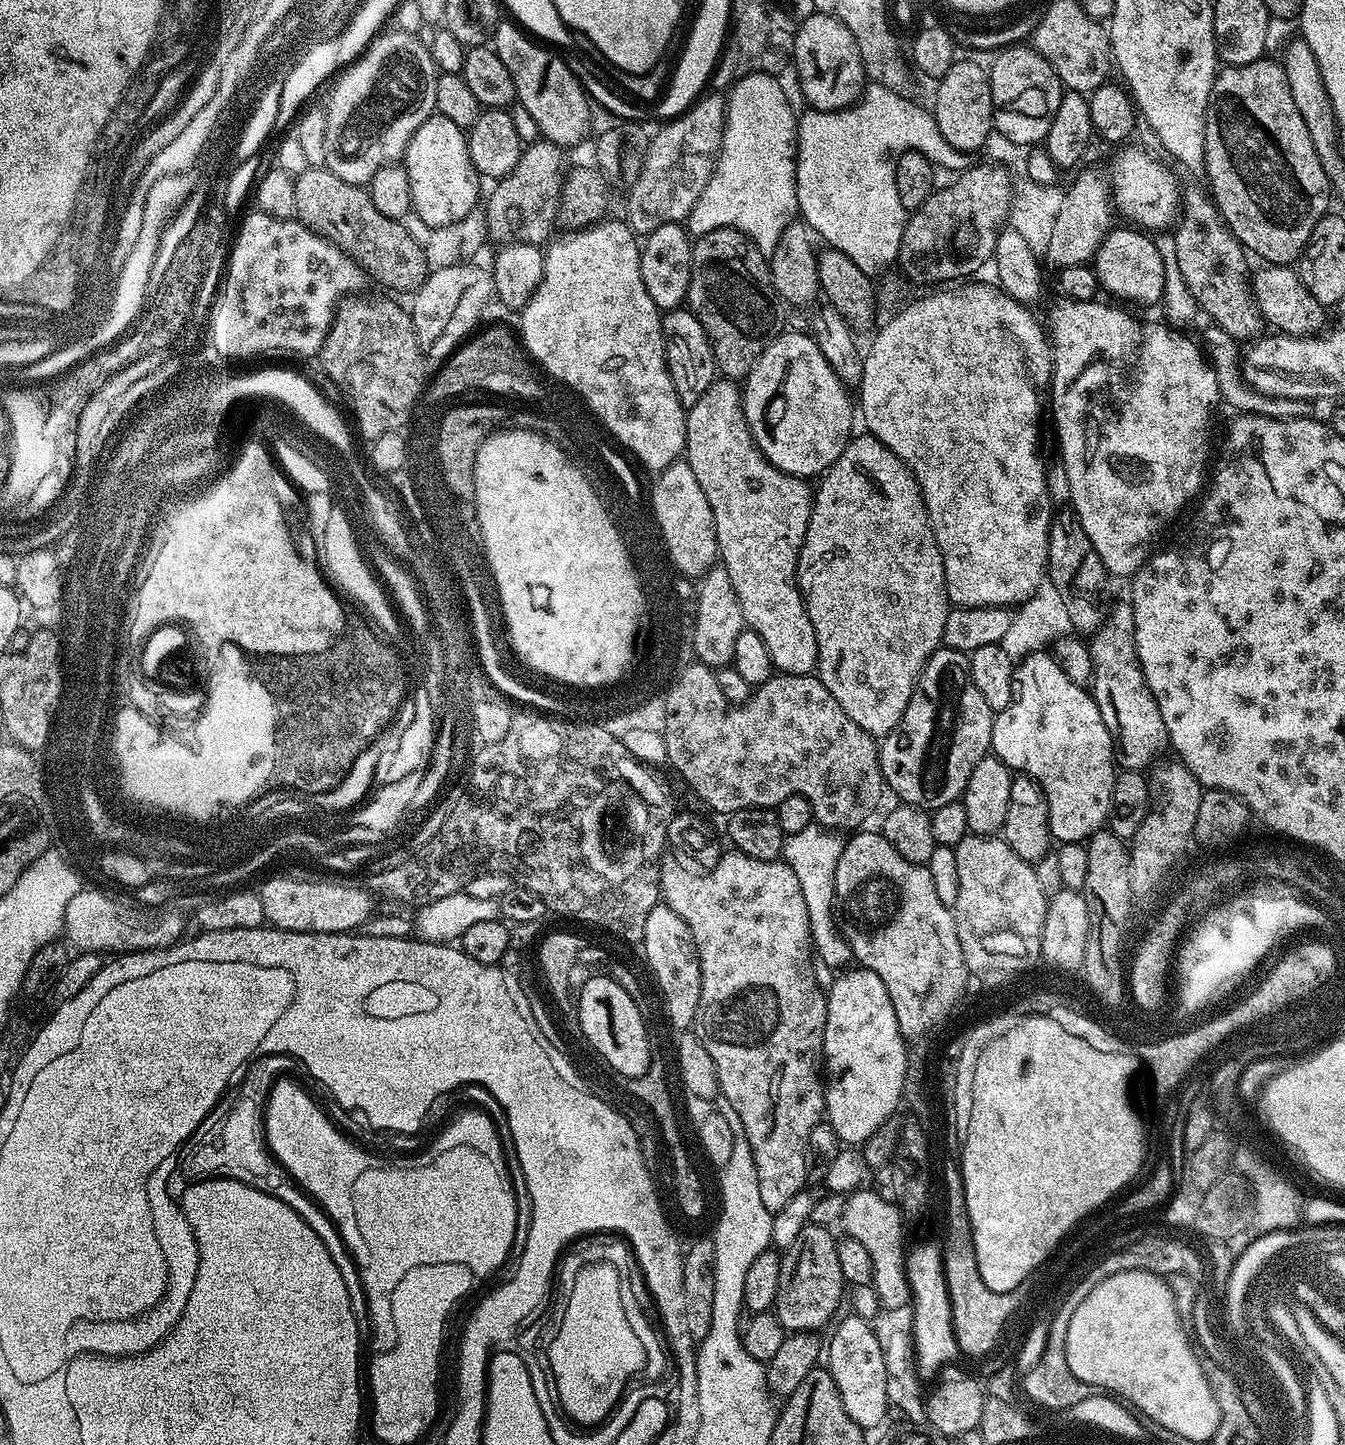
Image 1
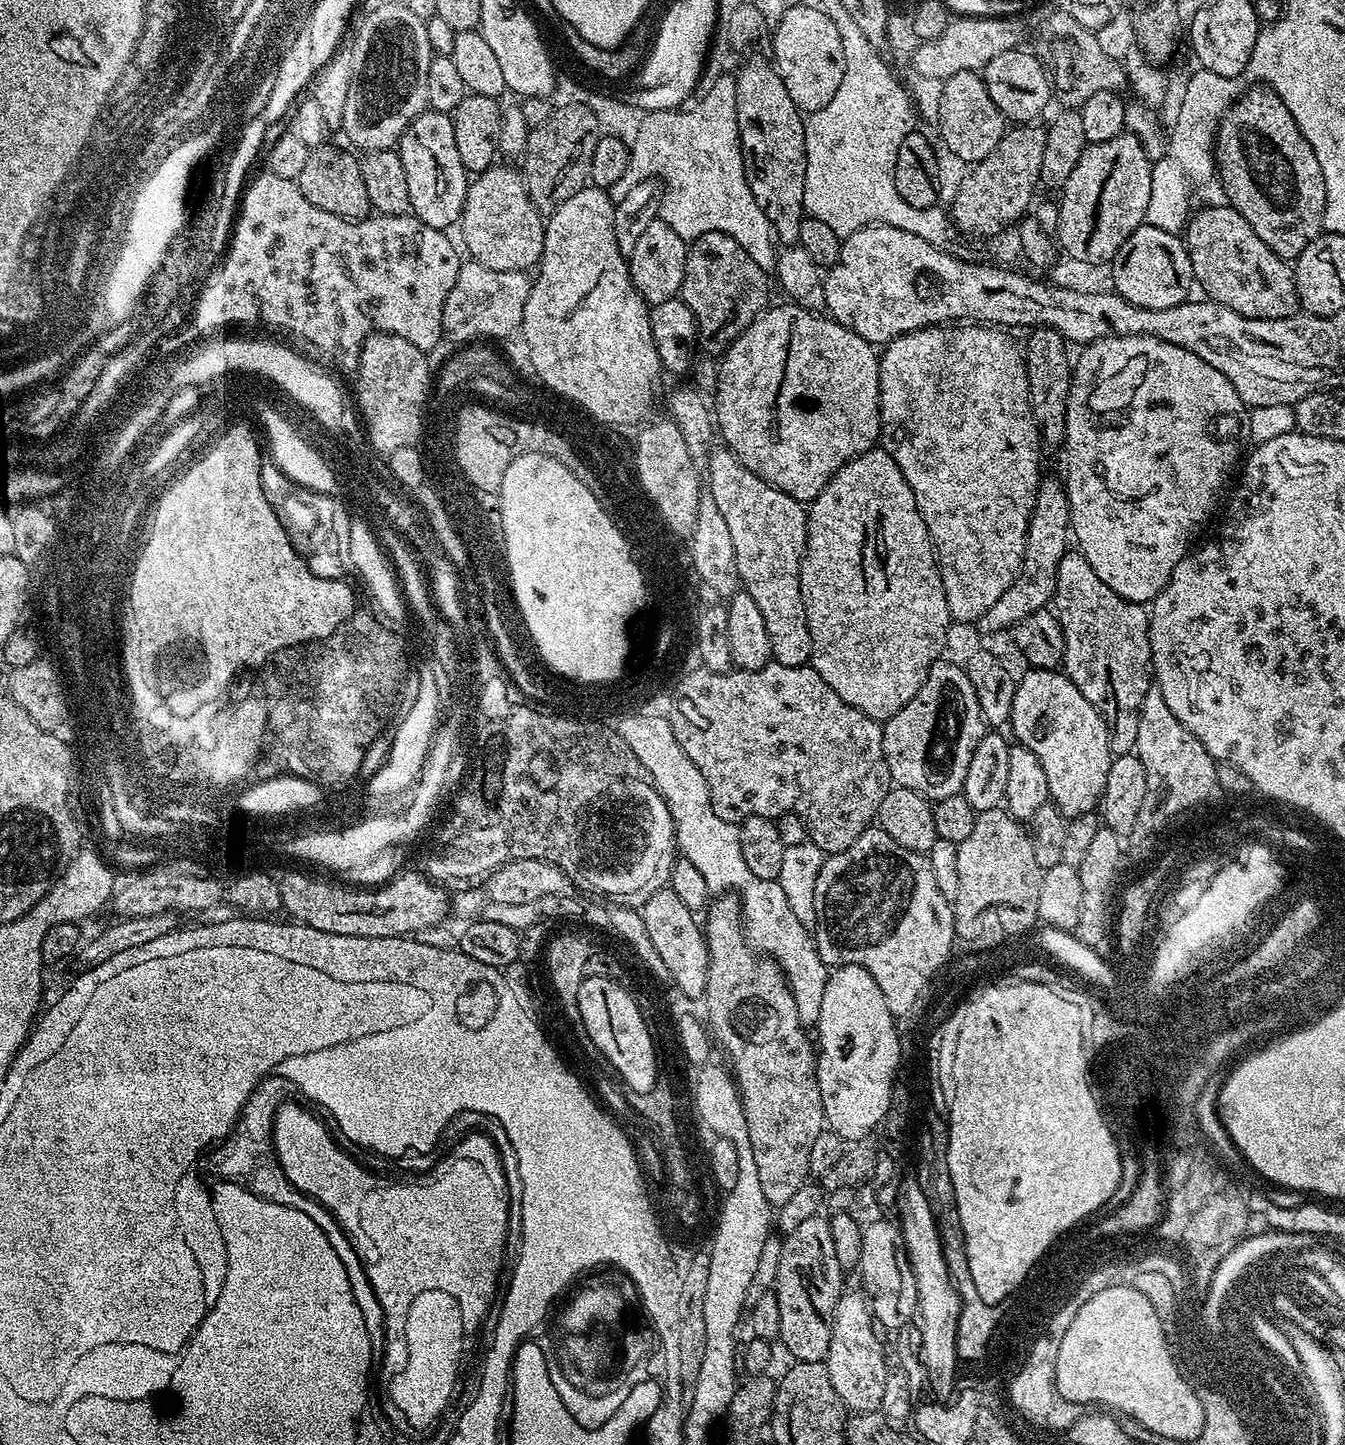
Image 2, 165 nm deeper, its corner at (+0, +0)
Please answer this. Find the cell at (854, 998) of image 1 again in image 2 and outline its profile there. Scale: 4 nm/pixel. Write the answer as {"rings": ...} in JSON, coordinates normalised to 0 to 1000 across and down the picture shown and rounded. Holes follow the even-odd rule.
{"rings":[[[628,667],[616,672],[614,685],[611,688],[611,702],[608,702],[608,707],[605,710],[605,714],[610,716],[607,745],[615,780],[622,783],[628,790],[633,788],[641,789],[650,774],[654,773],[654,761],[657,761],[657,756],[660,756],[660,734],[666,734],[668,729],[668,724],[664,722],[668,717],[662,716],[662,707],[662,703],[656,685],[653,685],[653,680],[650,680],[641,669]]]}

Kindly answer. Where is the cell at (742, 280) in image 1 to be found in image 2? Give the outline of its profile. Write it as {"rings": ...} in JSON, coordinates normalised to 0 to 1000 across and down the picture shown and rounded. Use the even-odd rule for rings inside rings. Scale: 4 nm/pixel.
{"rings":[[[539,161],[522,162],[512,168],[505,207],[513,212],[516,217],[519,238],[524,244],[541,244],[541,240],[572,212],[571,194],[564,181],[553,170]]]}

